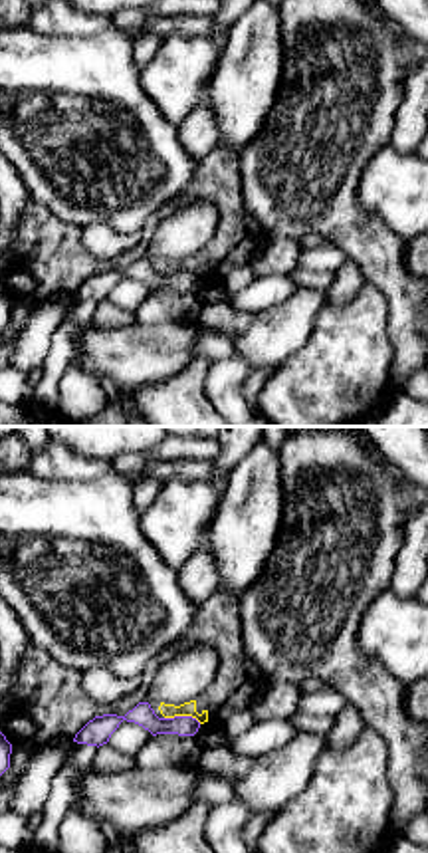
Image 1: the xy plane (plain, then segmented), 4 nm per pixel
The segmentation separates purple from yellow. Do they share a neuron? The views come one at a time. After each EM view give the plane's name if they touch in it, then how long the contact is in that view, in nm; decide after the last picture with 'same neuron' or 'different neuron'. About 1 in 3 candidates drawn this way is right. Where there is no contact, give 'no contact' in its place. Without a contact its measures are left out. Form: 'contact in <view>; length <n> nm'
contact in xy; length 150 nm

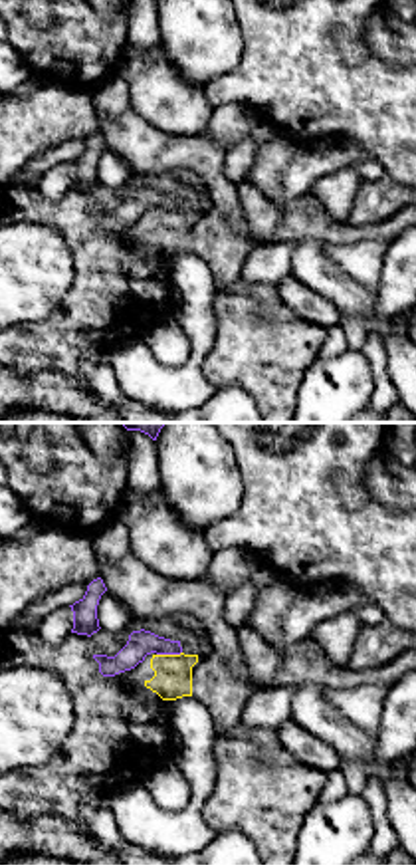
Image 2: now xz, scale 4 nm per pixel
contact in xz; length 110 nm

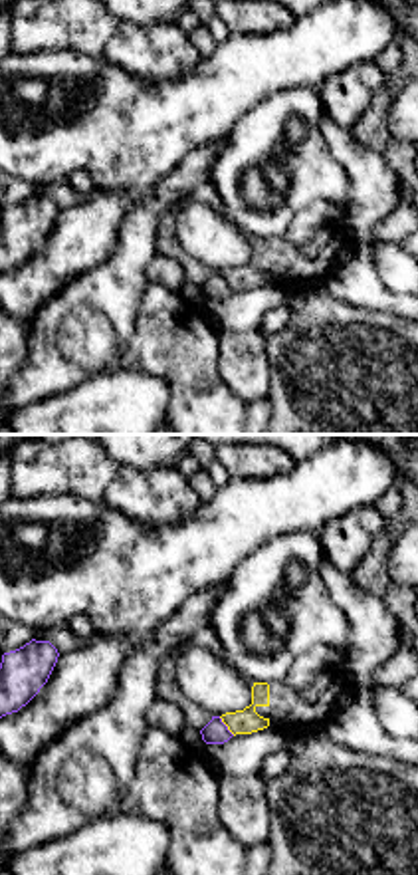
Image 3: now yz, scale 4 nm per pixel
contact in yz; length 100 nm

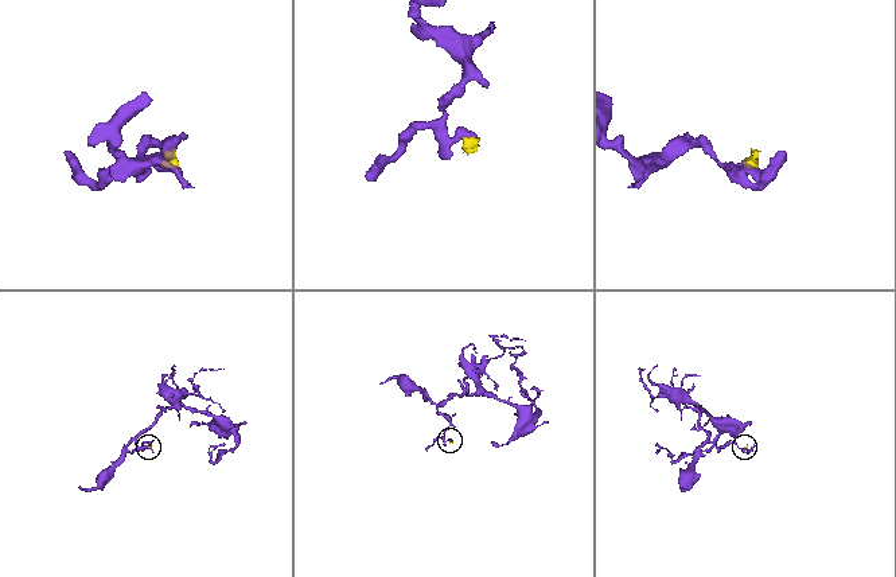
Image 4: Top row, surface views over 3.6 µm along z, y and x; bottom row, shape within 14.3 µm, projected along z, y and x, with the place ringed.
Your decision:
different neuron

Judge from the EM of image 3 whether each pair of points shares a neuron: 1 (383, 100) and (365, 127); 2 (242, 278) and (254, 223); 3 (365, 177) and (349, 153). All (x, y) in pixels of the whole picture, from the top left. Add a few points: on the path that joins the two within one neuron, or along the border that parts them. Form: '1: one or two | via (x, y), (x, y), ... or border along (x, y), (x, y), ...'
1: one | via (381, 106), (371, 122)
2: two | border along (254, 237), (282, 239)
3: one | via (365, 171), (355, 159)

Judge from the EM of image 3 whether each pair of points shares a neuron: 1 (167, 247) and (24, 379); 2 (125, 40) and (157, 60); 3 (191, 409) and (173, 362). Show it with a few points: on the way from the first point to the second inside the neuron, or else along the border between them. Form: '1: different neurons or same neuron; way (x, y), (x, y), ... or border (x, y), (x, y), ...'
1: different neurons; border (173, 207), (165, 211), (157, 227), (155, 250)
2: same neuron; way (133, 48), (149, 54)
3: same neuron; way (191, 397), (191, 379), (185, 374)

